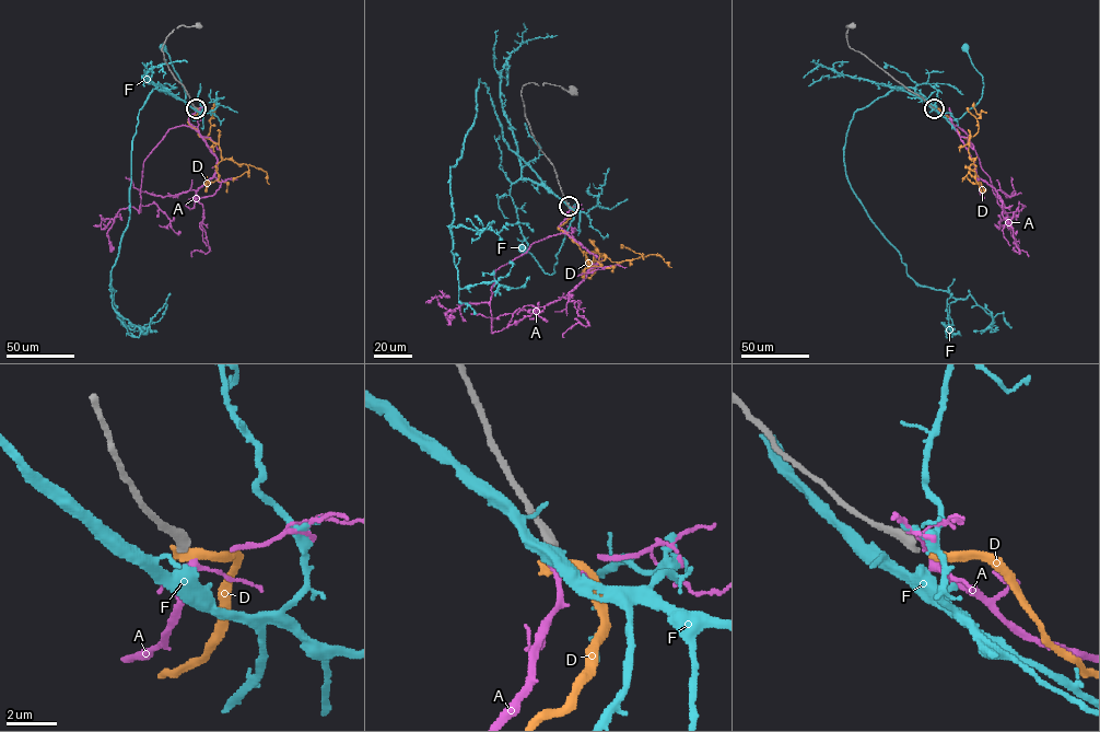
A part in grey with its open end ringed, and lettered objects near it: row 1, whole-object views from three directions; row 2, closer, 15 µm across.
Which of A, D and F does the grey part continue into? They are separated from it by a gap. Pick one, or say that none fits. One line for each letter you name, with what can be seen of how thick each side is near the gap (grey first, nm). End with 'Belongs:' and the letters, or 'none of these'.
A: Thickness 400 nm (grey) against 260 nm
Belongs: A

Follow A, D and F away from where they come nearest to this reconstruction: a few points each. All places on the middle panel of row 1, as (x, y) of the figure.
A: (570, 207), (559, 227), (573, 237), (535, 242), (495, 269), (491, 289), (492, 333), (534, 310), (548, 321)
D: (570, 207), (572, 216), (559, 229), (582, 252), (598, 252), (612, 262), (658, 254), (671, 267)
F: (569, 206), (574, 216), (556, 255), (554, 272), (546, 274), (523, 248)

